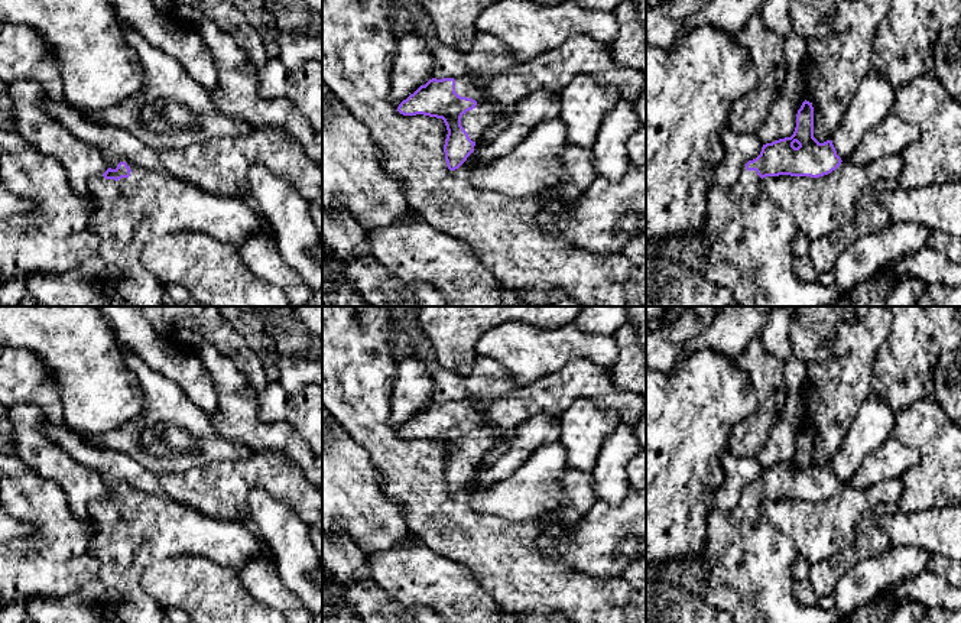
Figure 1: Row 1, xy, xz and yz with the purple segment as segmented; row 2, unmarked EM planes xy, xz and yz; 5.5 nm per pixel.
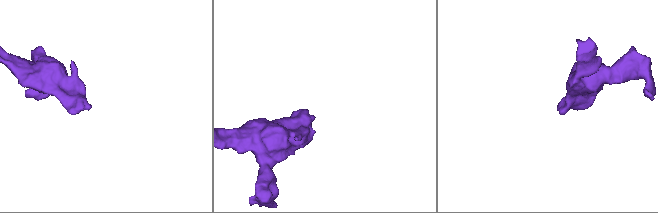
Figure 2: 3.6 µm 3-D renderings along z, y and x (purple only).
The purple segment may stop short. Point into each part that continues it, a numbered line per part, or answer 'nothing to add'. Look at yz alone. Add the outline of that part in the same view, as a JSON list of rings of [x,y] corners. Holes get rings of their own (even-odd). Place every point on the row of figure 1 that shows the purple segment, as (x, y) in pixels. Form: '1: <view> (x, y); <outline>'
1: yz (746, 247); [[[746,163],[734,185],[714,184],[707,192],[704,278],[728,289],[740,306],[829,306],[841,296],[840,289],[796,279],[790,252],[798,233],[795,221],[762,192],[762,178],[756,171],[747,171]]]

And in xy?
1: xy (130, 211); [[[126,163],[132,169],[129,178],[114,181],[95,175],[88,181],[88,191],[95,201],[90,230],[100,237],[98,254],[110,282],[130,306],[160,306],[166,302],[165,285],[140,262],[142,250],[152,237],[201,231],[240,249],[249,236],[264,230],[266,220],[262,212],[253,210],[241,198],[224,198],[168,172],[147,171]]]

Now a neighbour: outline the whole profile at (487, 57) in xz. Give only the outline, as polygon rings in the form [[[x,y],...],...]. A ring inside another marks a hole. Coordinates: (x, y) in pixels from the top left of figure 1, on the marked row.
[[[477,32],[468,52],[458,52],[444,43],[432,42],[434,72],[442,78],[481,78],[490,81],[493,75],[503,74],[517,65],[517,59],[499,38]]]

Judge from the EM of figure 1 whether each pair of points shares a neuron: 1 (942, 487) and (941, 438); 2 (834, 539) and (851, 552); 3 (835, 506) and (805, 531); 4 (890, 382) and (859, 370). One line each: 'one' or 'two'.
1: one
2: two
3: one
4: two

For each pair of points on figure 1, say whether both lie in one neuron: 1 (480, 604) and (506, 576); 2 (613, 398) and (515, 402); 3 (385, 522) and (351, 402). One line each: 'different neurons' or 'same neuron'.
1: different neurons
2: same neuron
3: different neurons

